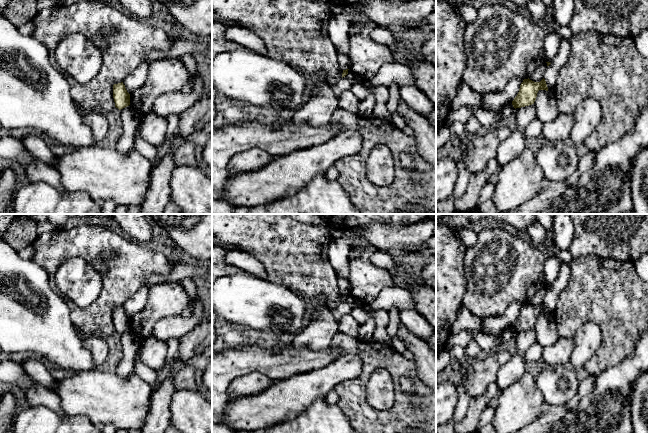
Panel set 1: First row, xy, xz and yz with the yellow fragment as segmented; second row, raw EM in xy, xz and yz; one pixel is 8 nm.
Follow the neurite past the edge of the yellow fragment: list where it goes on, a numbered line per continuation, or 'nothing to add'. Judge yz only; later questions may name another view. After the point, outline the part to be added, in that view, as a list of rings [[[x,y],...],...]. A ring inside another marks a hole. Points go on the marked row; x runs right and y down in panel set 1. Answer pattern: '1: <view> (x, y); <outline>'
nothing to add

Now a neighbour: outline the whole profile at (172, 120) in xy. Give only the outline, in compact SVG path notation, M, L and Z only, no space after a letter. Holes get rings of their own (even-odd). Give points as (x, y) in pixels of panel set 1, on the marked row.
M171 114L167 118L167 130L165 134L164 146L170 141L170 139L178 134L179 115Z

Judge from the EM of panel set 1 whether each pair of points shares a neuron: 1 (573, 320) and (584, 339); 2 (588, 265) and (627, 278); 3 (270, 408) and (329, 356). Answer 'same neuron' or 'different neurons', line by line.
1: different neurons
2: same neuron
3: different neurons

